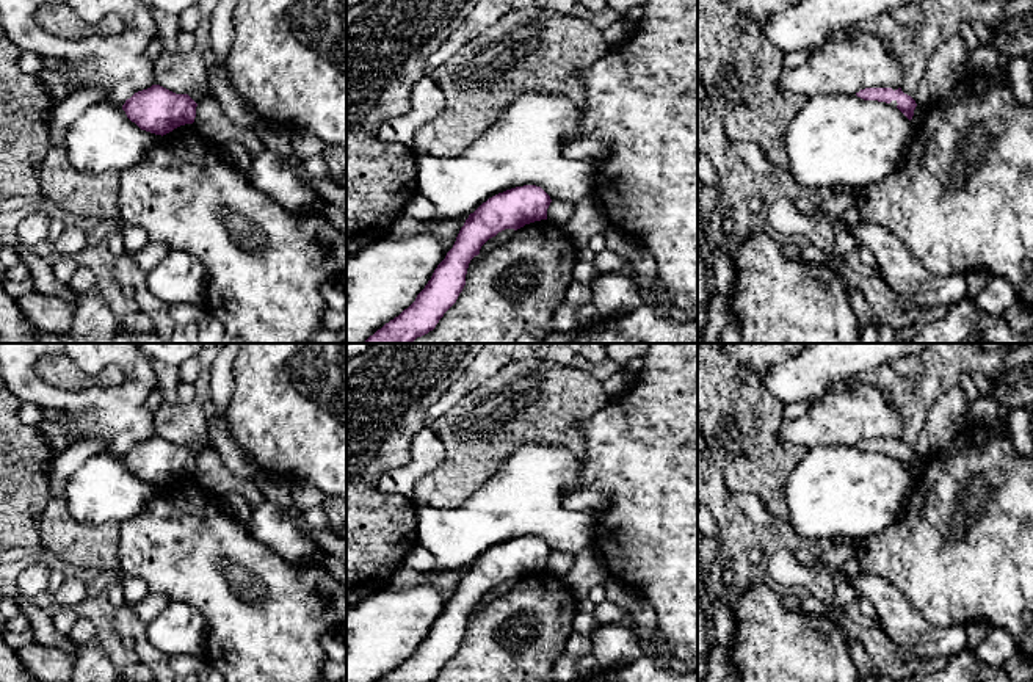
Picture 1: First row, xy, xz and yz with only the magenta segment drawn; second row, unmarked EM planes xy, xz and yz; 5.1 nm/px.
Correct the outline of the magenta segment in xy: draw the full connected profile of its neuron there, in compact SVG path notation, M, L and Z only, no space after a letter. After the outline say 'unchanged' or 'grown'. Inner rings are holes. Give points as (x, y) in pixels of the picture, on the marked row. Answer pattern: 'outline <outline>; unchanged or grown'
outline M152 85L127 99L122 110L141 130L163 136L180 125L193 124L196 107L188 94Z; unchanged

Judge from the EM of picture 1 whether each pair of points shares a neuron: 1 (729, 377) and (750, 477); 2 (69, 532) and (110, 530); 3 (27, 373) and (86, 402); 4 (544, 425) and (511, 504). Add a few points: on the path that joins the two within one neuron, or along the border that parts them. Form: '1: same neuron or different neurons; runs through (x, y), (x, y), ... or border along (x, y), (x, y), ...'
1: same neuron; runs through (731, 402), (740, 419), (743, 442), (748, 452)
2: same neuron; runs through (79, 533), (101, 533)
3: same neuron; runs through (41, 389), (50, 399), (71, 402)
4: different neurons; border along (572, 452), (560, 446), (524, 444), (505, 463)

